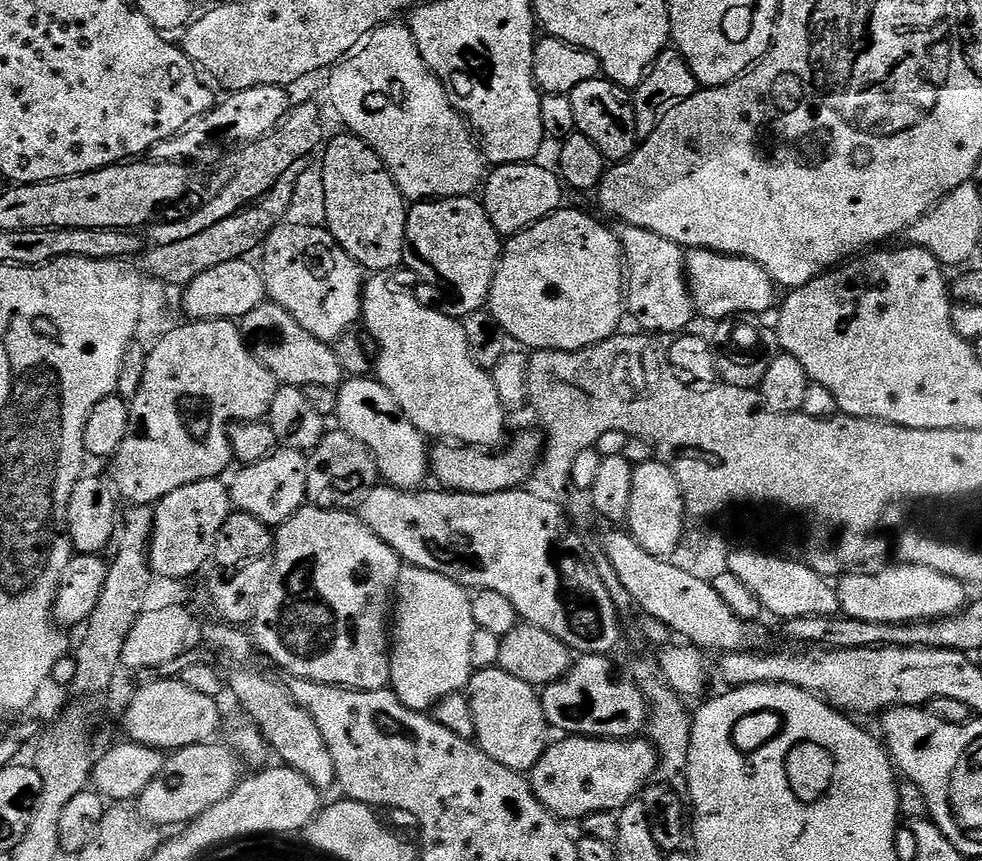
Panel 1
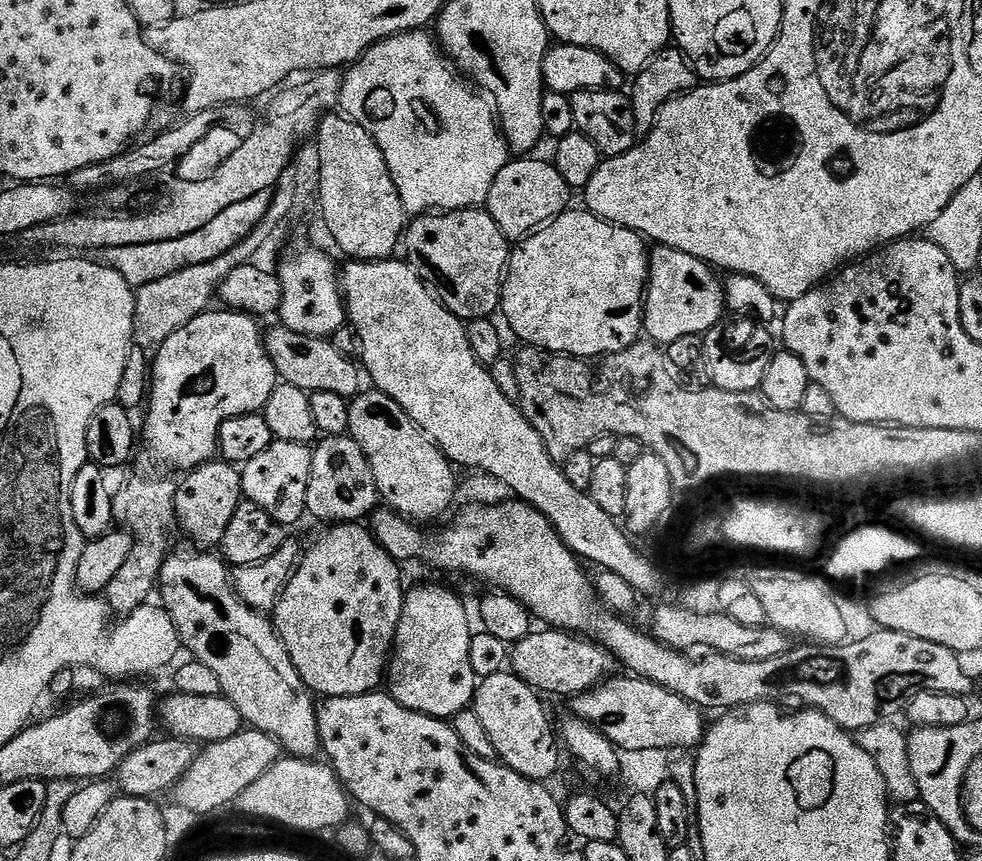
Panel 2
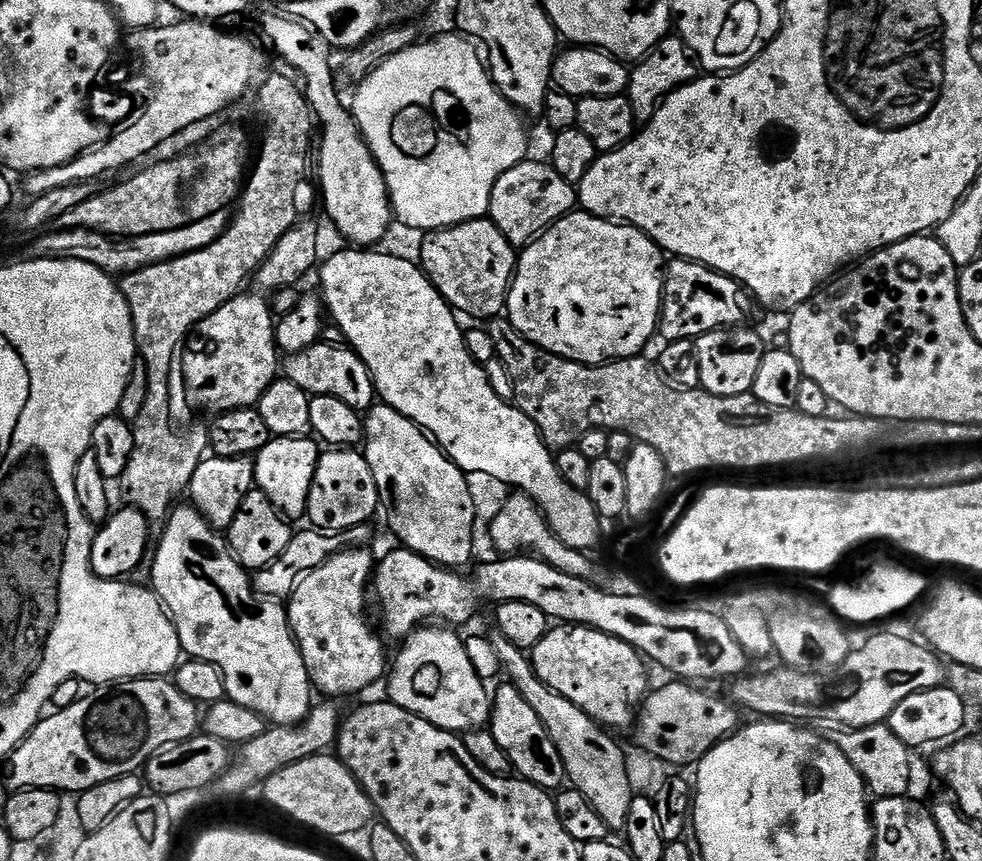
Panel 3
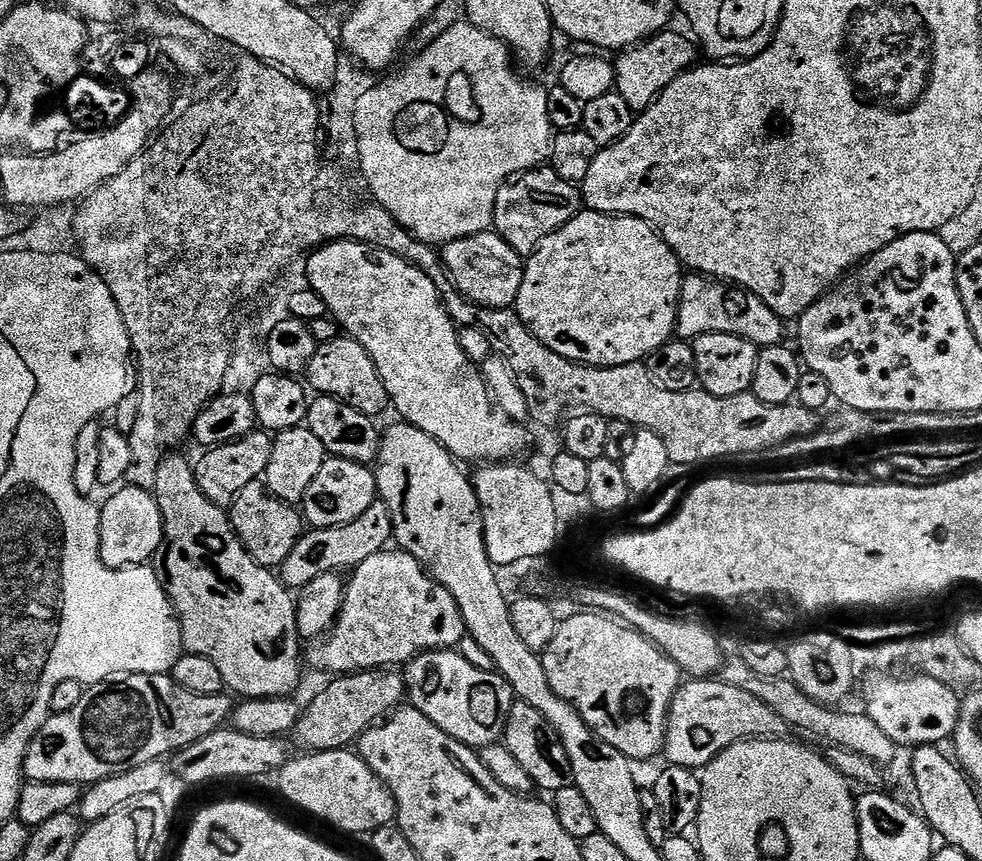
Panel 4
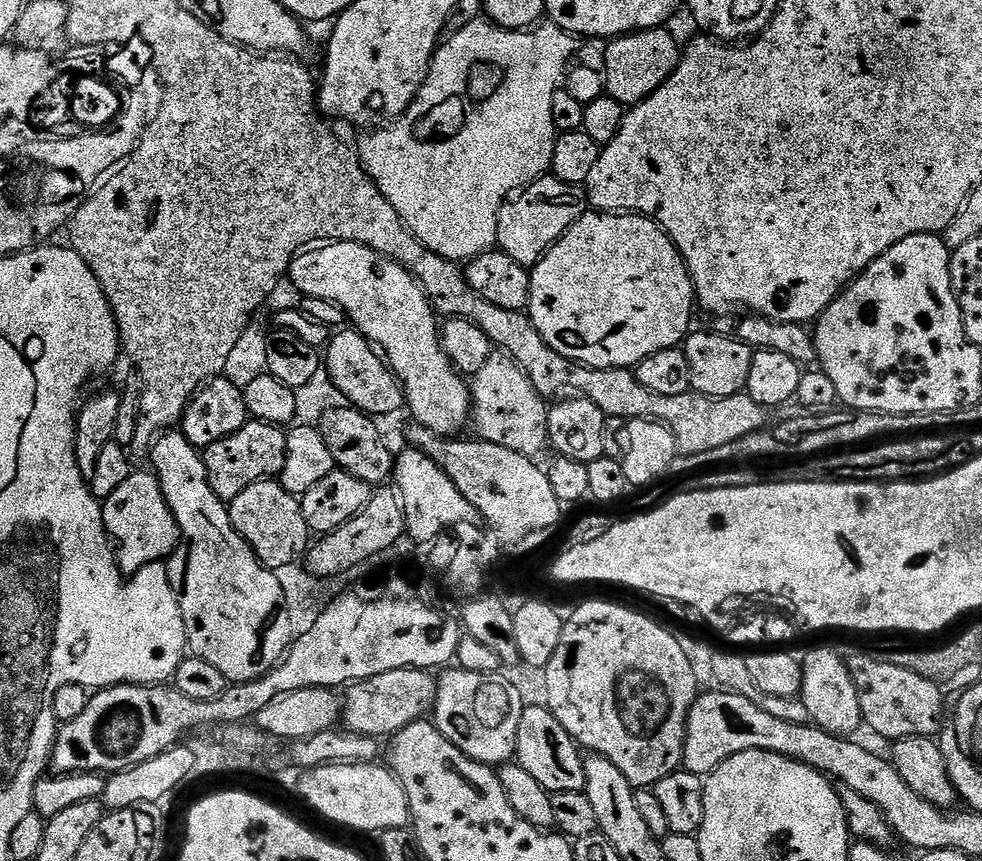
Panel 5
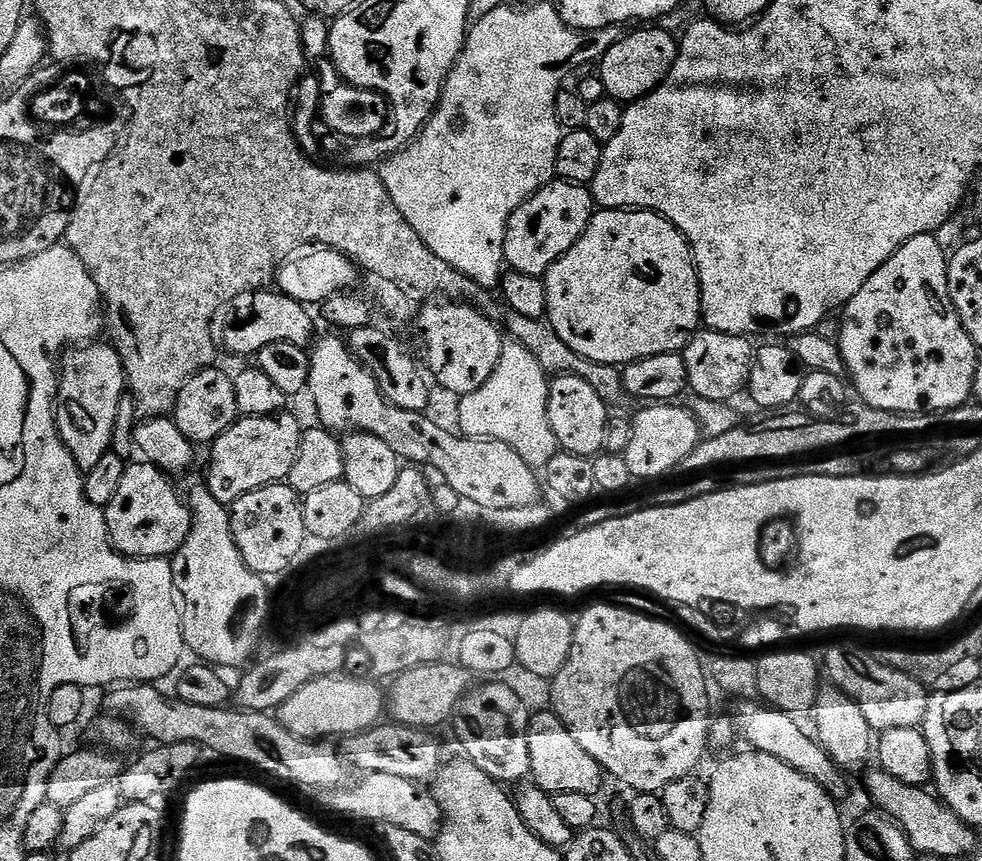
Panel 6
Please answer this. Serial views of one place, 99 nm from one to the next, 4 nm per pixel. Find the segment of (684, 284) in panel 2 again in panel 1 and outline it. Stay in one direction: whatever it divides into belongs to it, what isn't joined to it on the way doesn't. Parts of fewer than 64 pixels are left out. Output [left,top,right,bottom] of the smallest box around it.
[618,224,697,338]

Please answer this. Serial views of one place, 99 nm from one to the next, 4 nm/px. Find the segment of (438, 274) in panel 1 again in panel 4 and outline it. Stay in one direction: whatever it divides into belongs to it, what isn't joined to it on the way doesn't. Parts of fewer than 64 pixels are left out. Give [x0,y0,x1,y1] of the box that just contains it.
[442,230,525,308]

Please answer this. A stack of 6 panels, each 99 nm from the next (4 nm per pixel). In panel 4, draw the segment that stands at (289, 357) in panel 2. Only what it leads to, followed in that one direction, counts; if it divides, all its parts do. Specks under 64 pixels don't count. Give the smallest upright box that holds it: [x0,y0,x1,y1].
[306,338,390,418]

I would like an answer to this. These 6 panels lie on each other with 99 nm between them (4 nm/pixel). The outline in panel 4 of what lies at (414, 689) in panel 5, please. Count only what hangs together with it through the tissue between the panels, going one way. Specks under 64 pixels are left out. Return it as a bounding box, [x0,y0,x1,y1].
[294,670,406,753]

